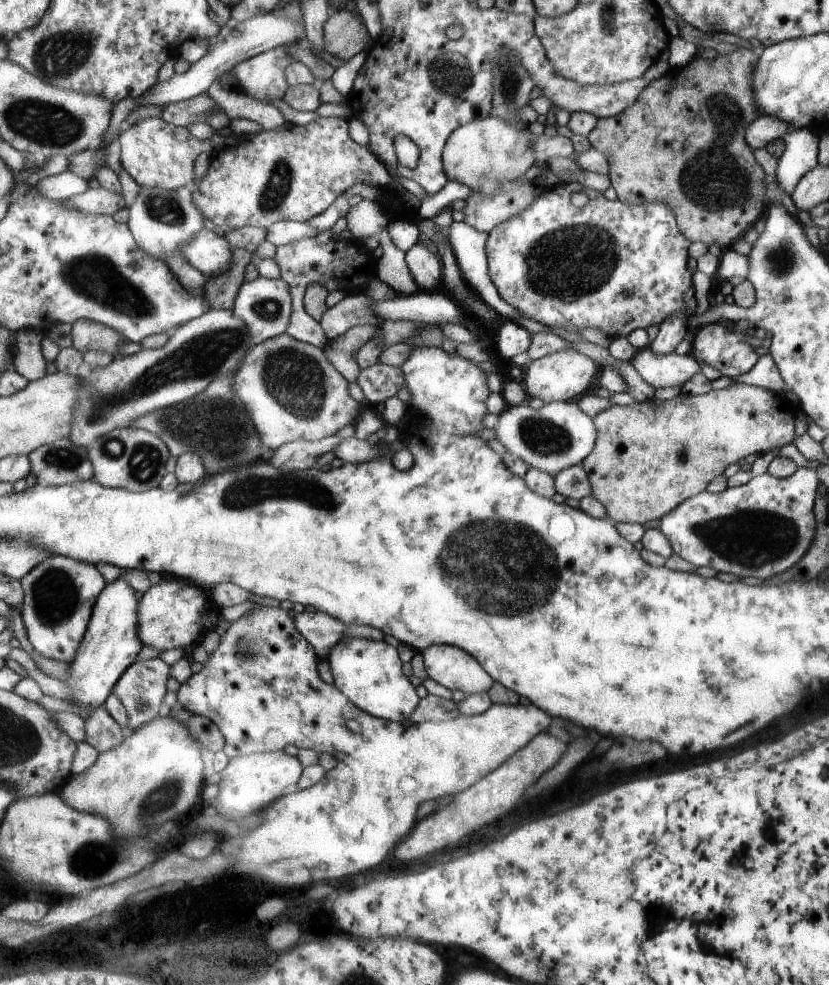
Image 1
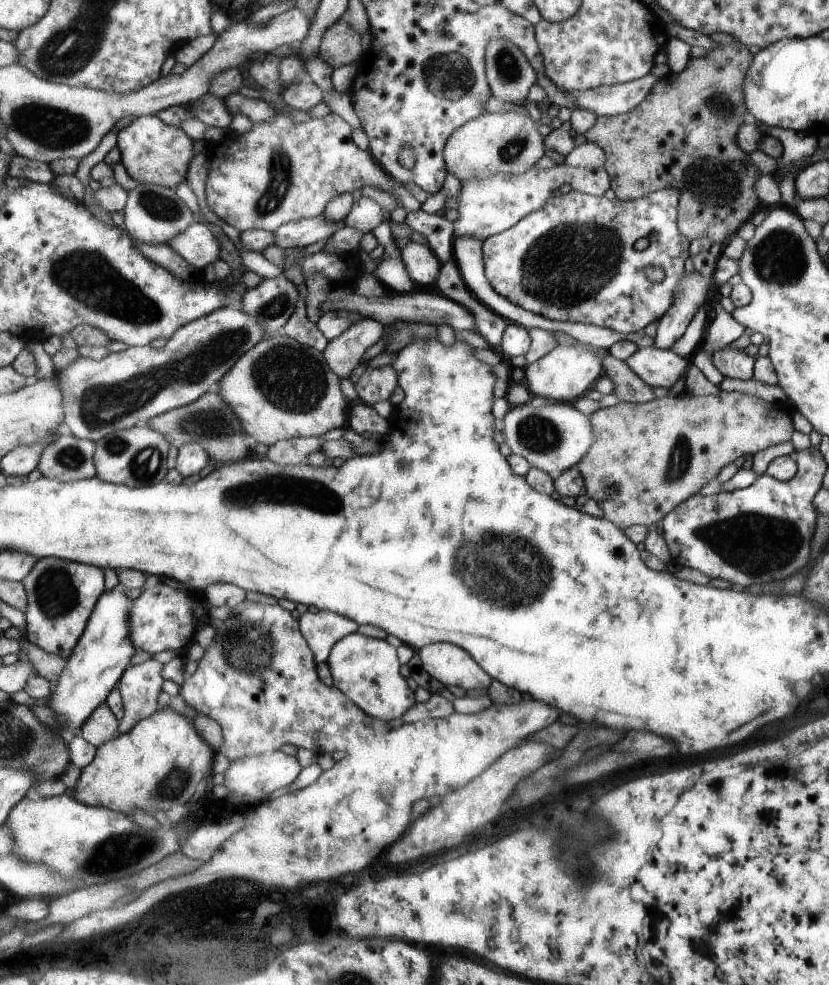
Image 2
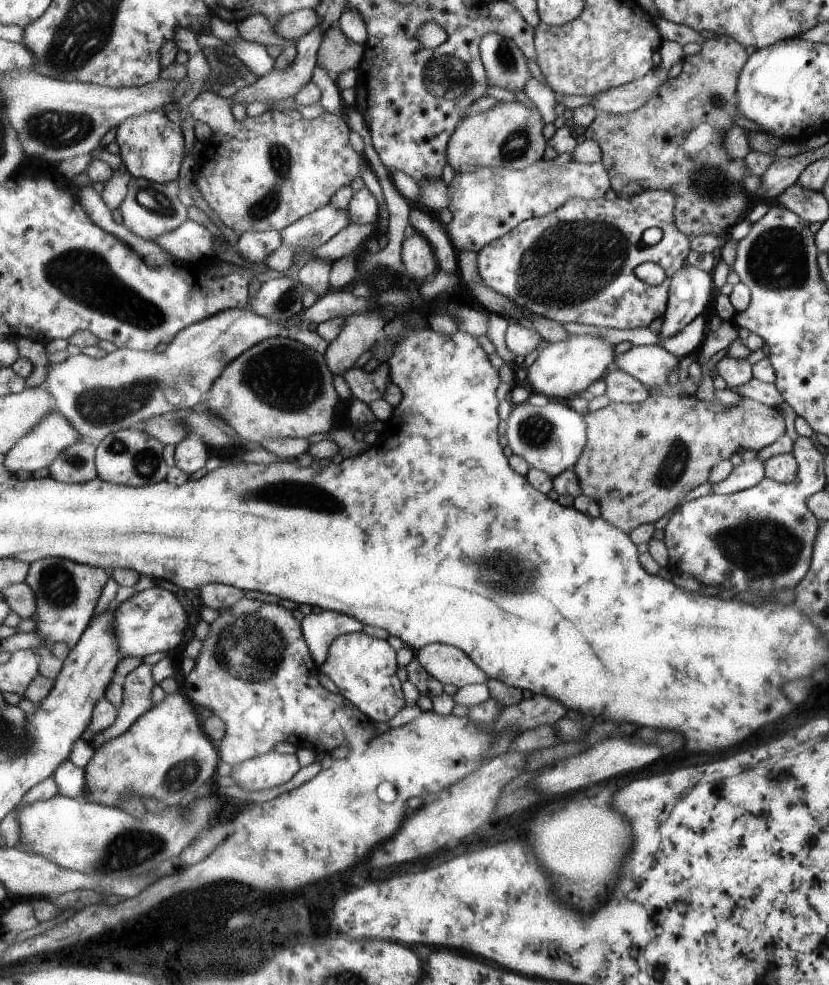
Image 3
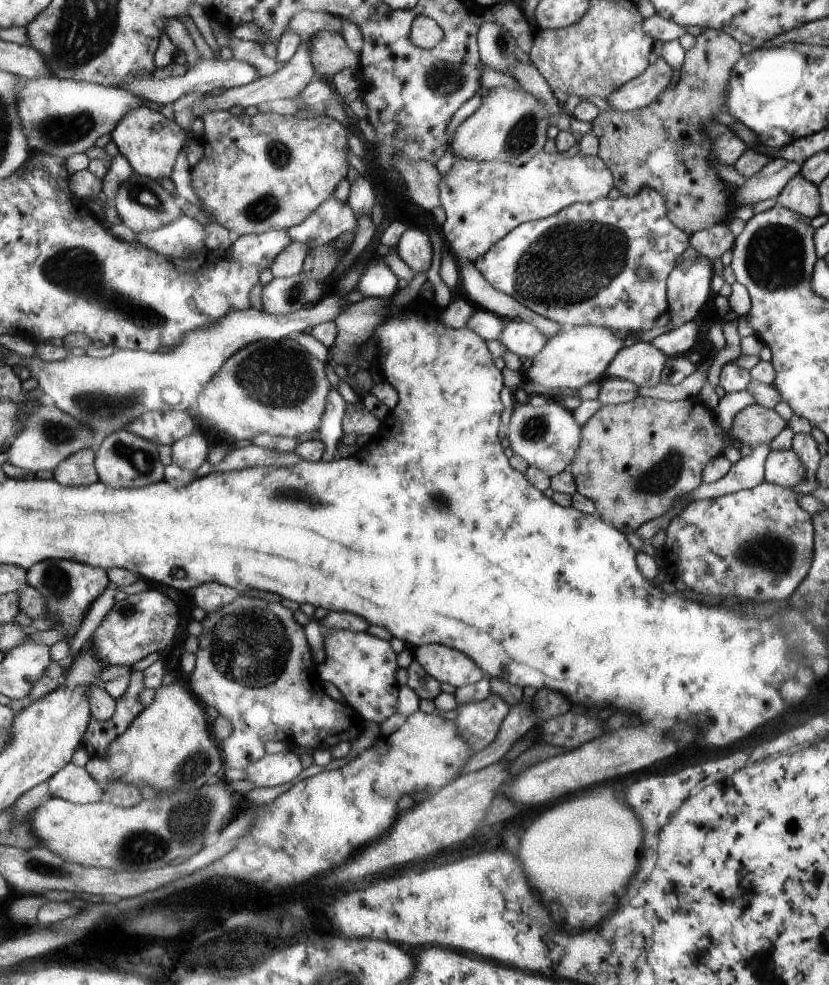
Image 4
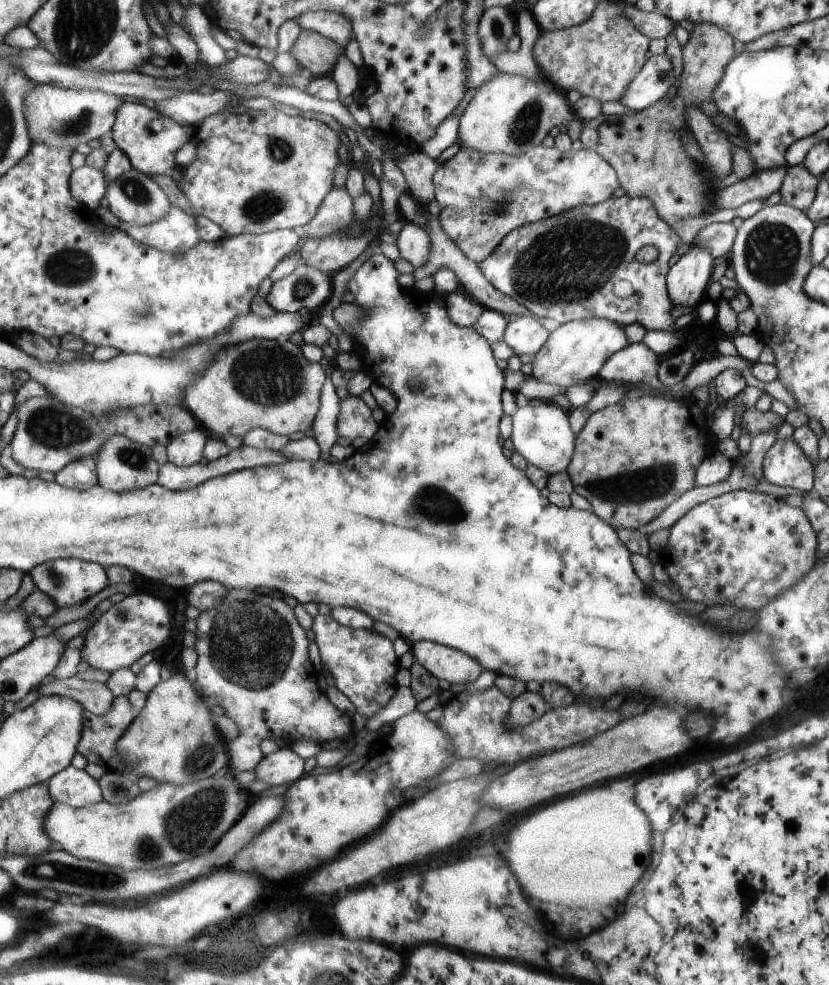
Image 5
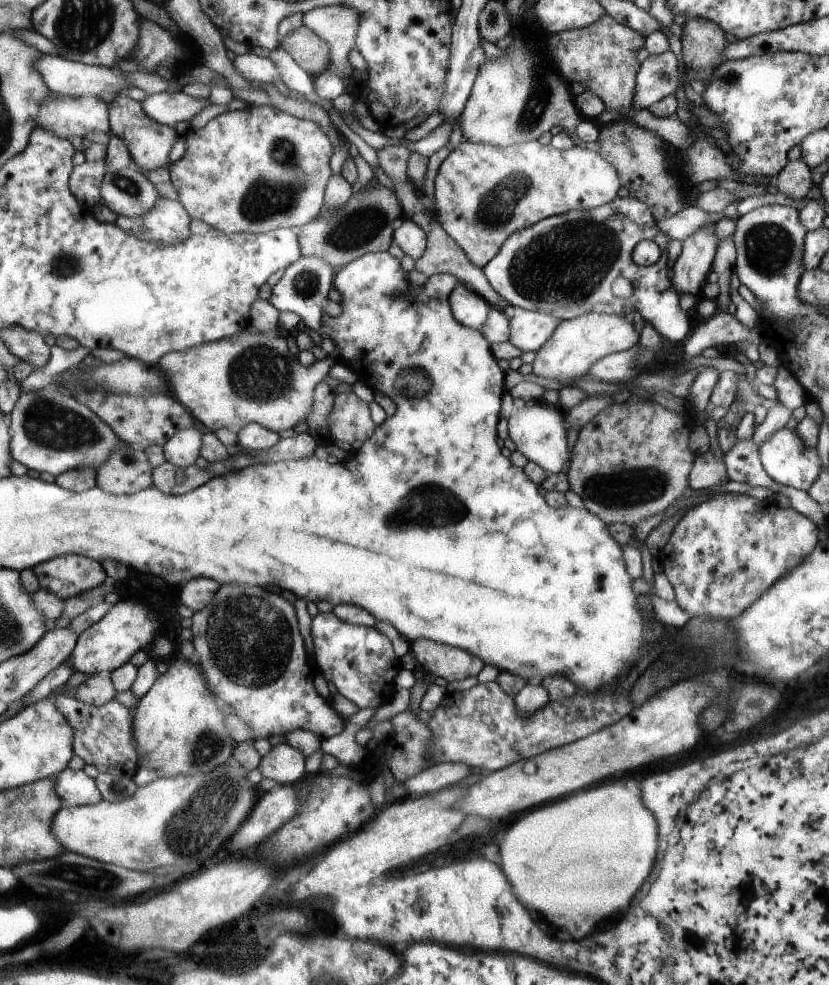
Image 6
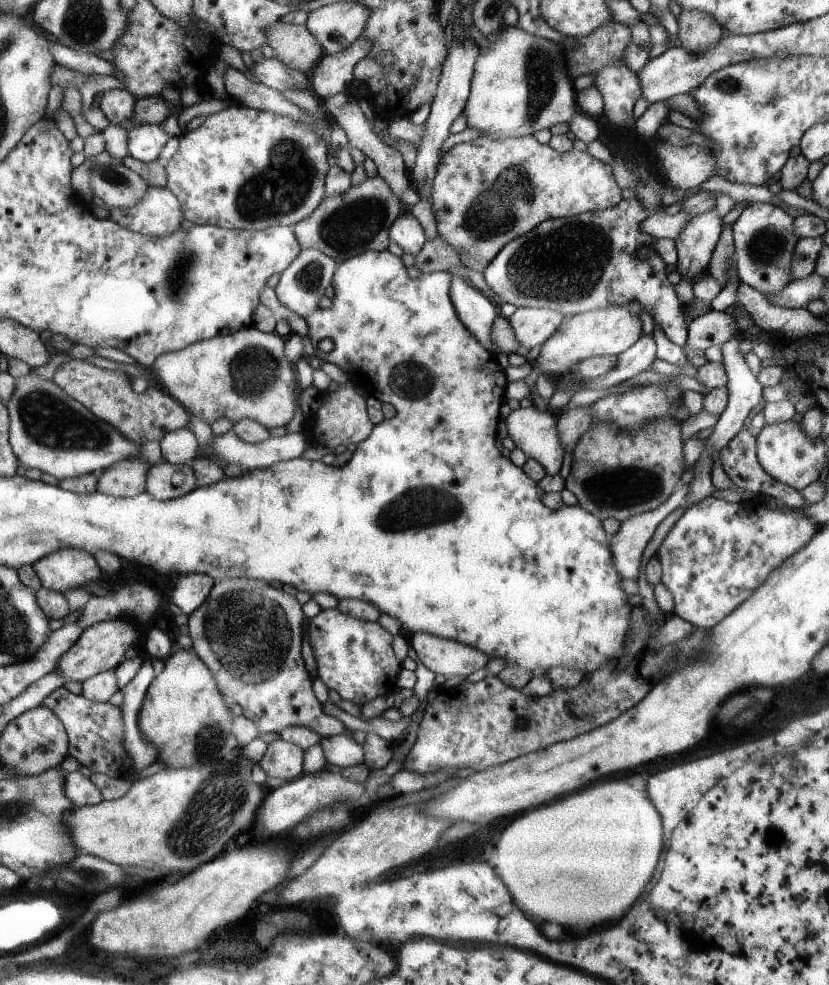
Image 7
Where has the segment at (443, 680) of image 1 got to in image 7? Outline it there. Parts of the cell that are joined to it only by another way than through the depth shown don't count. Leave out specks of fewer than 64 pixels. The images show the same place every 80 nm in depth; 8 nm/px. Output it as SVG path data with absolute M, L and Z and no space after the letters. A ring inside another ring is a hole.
M415 633L410 642L422 664L446 678L469 676L483 668L490 659L477 647L429 633Z

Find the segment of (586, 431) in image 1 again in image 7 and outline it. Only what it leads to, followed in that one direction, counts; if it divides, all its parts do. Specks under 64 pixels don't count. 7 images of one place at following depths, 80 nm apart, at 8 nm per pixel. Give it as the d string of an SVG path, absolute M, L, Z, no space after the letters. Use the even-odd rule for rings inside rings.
M533 404L526 408L516 408L504 418L508 437L514 442L514 446L519 447L527 458L535 459L544 468L547 475L559 474L561 459L564 454L556 420L557 418L549 409L541 411Z

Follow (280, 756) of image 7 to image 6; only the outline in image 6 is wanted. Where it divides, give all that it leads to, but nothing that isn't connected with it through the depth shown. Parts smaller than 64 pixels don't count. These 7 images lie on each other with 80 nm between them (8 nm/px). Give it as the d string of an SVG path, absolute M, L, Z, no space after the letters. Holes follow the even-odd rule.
M287 742L272 747L258 769L265 778L275 780L278 786L295 785L307 777L306 760L301 749Z

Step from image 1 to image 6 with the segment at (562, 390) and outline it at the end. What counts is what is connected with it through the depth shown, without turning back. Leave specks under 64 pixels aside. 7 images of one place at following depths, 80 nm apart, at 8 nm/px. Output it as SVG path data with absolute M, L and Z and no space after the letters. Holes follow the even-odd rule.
M584 314L560 321L553 330L552 336L536 350L531 363L531 378L555 387L568 385L569 378L583 376L595 362L605 355L627 350L639 342L639 334L635 333L630 320L615 315Z

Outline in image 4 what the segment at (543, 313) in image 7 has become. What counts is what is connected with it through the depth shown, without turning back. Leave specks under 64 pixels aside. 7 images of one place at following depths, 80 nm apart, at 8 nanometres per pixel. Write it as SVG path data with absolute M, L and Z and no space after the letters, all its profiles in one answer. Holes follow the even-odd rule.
M510 319L503 326L498 340L507 351L526 358L535 357L547 342L537 327L521 319Z

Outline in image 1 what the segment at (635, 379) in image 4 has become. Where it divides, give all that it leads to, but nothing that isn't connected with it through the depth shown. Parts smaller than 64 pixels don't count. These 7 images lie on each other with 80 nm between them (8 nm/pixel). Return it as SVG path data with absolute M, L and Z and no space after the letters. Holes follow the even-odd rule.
M647 346L636 349L631 364L641 378L654 389L667 386L687 388L691 378L700 377L700 365L692 356L670 352L654 355Z

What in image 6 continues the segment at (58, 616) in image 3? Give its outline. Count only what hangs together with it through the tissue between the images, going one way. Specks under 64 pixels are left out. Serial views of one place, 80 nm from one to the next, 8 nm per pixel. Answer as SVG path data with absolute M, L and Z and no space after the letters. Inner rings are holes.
M61 555L32 568L41 586L68 599L96 589L107 580L102 562L85 555Z

